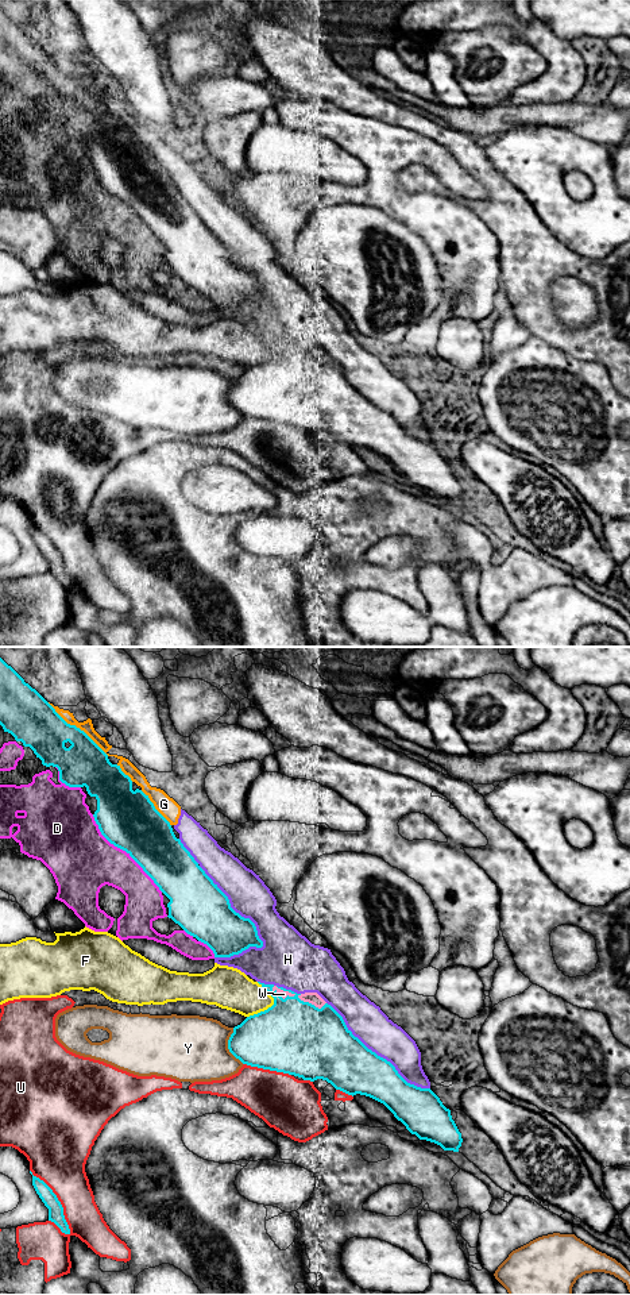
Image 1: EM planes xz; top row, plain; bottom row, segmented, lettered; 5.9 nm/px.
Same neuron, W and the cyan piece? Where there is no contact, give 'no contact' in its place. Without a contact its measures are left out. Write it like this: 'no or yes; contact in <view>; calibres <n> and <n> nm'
no; contact in xz; calibres 440 and 50 nm

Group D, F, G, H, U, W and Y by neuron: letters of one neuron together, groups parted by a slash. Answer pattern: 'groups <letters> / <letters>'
groups D W / F / G H / U / Y

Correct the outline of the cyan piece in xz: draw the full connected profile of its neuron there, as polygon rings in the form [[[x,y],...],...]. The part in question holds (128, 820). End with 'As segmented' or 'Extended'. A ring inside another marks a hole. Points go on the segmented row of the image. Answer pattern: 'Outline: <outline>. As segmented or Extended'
Outline: [[[0,658],[0,725],[11,733],[16,741],[30,747],[46,767],[57,767],[59,781],[69,787],[86,787],[90,797],[97,799],[97,810],[93,817],[101,835],[115,847],[125,851],[154,880],[159,890],[170,899],[167,903],[169,918],[178,924],[188,934],[206,944],[214,957],[231,957],[250,947],[262,948],[263,941],[258,936],[255,924],[241,917],[229,903],[228,897],[198,866],[190,852],[175,837],[170,822],[155,809],[142,790],[132,790],[132,781],[120,766],[112,764],[108,755],[80,728],[67,724],[55,709],[24,679]]]. As segmented

